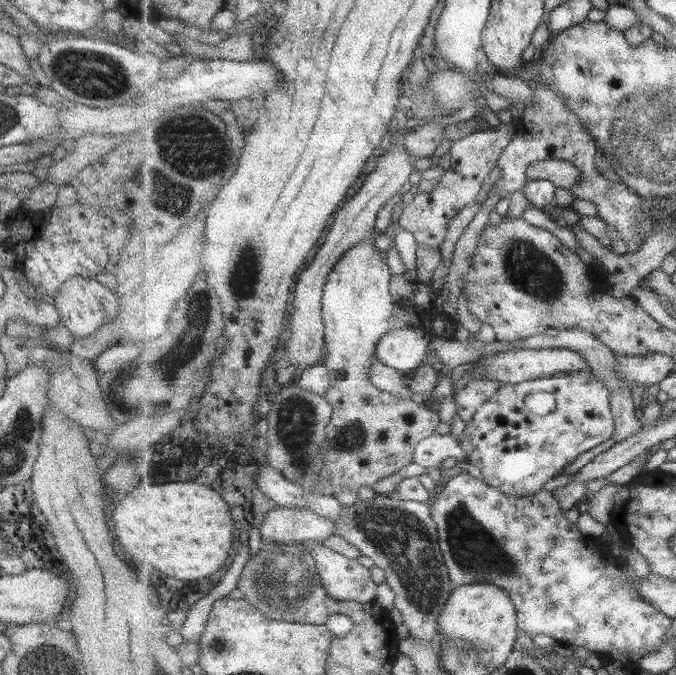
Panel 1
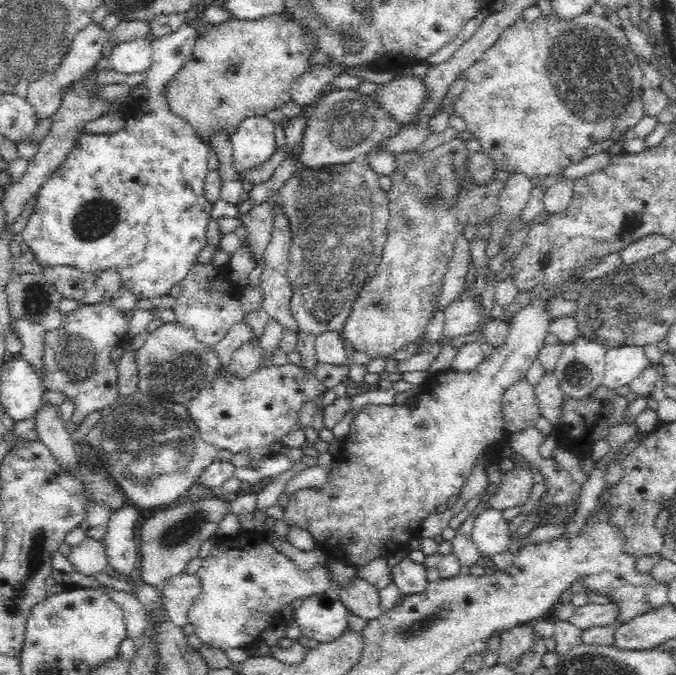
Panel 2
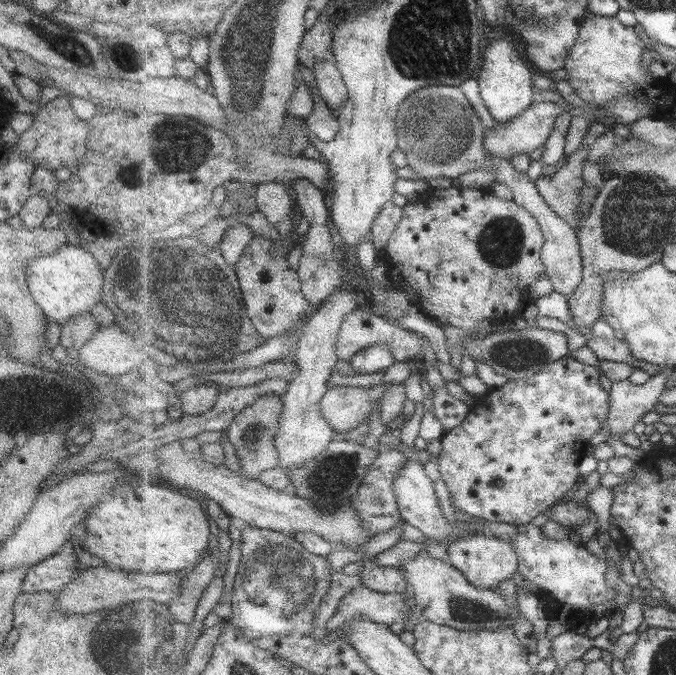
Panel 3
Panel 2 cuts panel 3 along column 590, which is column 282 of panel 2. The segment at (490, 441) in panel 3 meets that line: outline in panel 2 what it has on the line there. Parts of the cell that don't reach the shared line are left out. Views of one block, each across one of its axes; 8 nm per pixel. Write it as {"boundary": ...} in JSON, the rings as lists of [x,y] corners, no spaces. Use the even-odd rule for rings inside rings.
{"boundary":[[[302,365],[262,366],[244,379],[222,369],[215,380],[188,401],[186,408],[207,443],[234,456],[246,456],[246,468],[260,470],[262,462],[274,454],[270,446],[280,442],[298,424],[302,406],[306,402],[319,403],[327,390],[324,383]]]}

